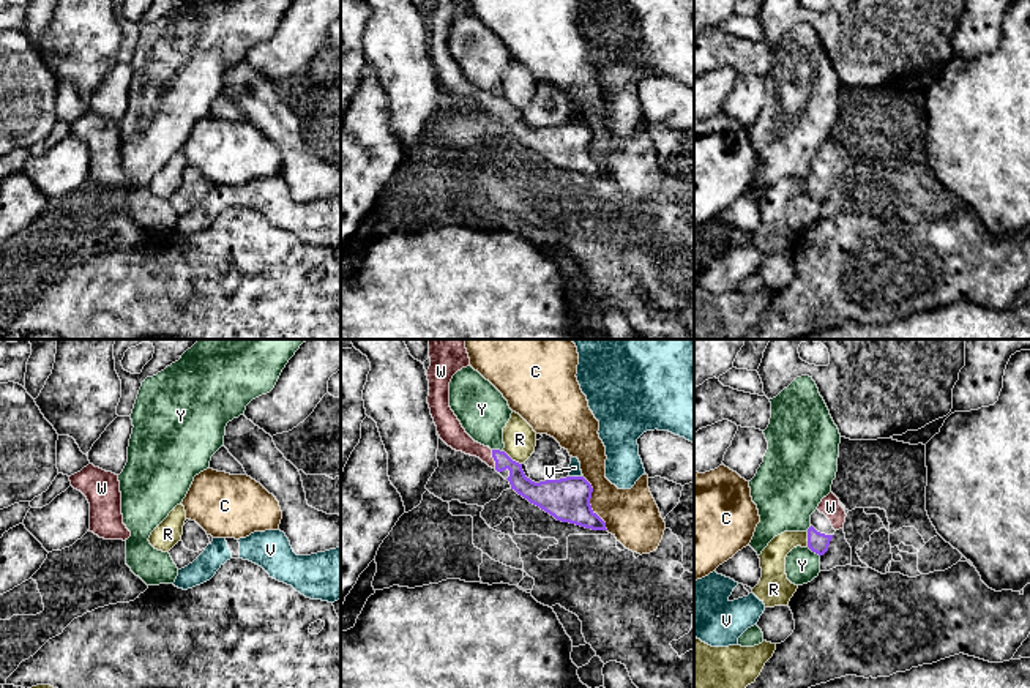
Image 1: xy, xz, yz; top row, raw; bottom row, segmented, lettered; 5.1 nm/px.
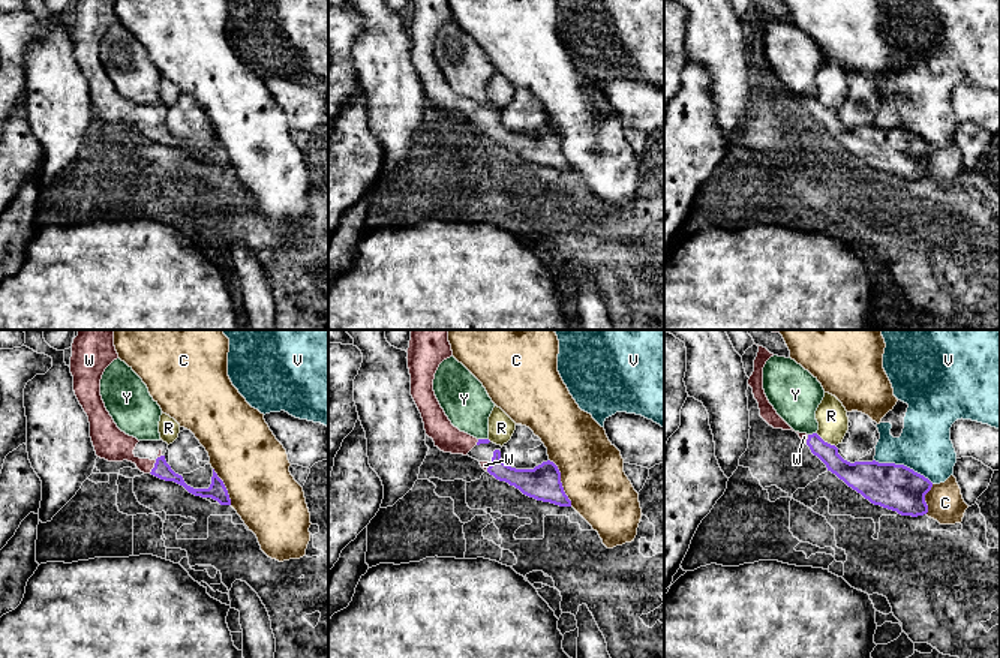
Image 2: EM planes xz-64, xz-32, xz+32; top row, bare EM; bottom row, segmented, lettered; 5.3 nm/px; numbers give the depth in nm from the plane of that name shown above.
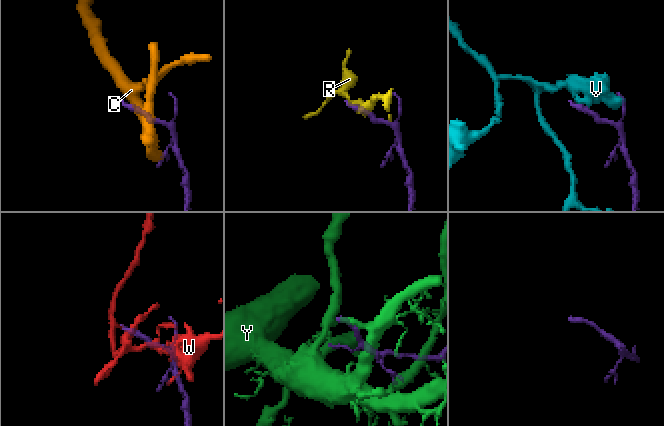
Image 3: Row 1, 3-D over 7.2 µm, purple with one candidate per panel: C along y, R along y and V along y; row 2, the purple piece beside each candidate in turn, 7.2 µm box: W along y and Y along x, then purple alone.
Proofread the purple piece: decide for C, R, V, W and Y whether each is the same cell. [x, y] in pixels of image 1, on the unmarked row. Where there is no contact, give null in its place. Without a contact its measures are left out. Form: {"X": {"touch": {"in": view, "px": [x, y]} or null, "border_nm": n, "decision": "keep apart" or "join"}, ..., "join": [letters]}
{"C": {"touch": {"in": "xz", "px": [589, 150]}, "border_nm": 300, "decision": "keep apart"}, "R": {"touch": {"in": "xz", "px": [511, 106]}, "border_nm": 120, "decision": "keep apart"}, "V": {"touch": {"in": "xz", "px": [576, 123]}, "border_nm": 70, "decision": "keep apart"}, "W": {"touch": {"in": "xz", "px": [494, 106]}, "border_nm": 100, "decision": "join"}, "Y": {"touch": {"in": "yz", "px": [814, 198]}, "border_nm": 80, "decision": "keep apart"}, "join": ["W"]}

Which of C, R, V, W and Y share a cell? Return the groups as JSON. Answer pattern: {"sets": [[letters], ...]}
{"sets": [["C"], ["R"], ["V"], ["W"], ["Y"]]}

